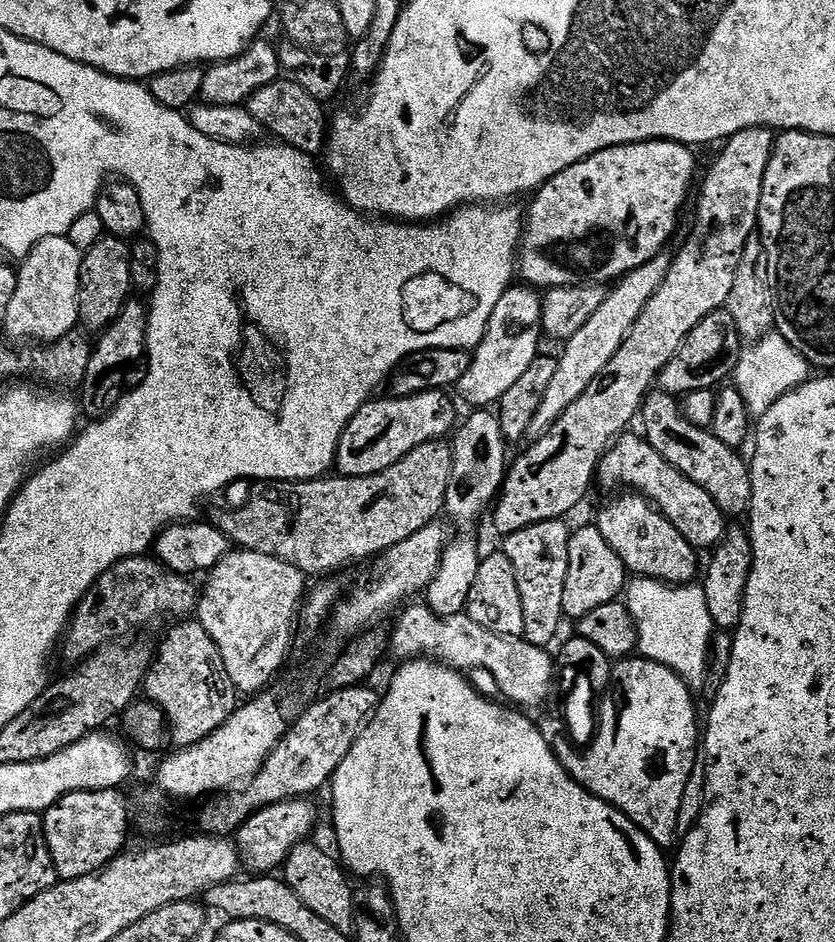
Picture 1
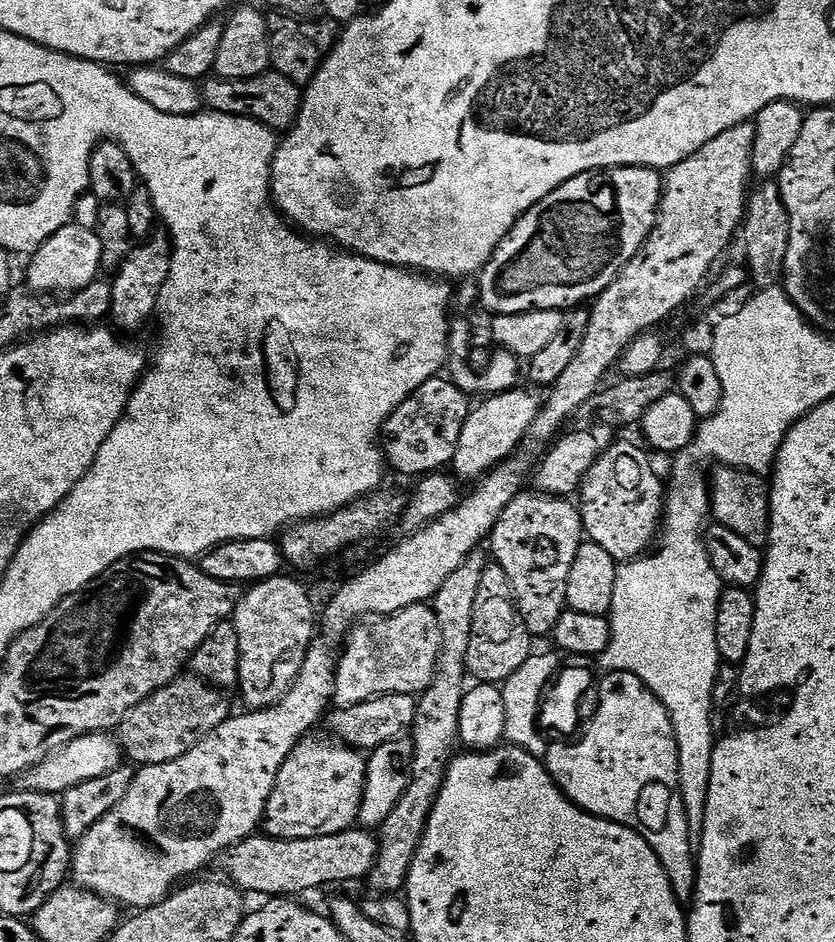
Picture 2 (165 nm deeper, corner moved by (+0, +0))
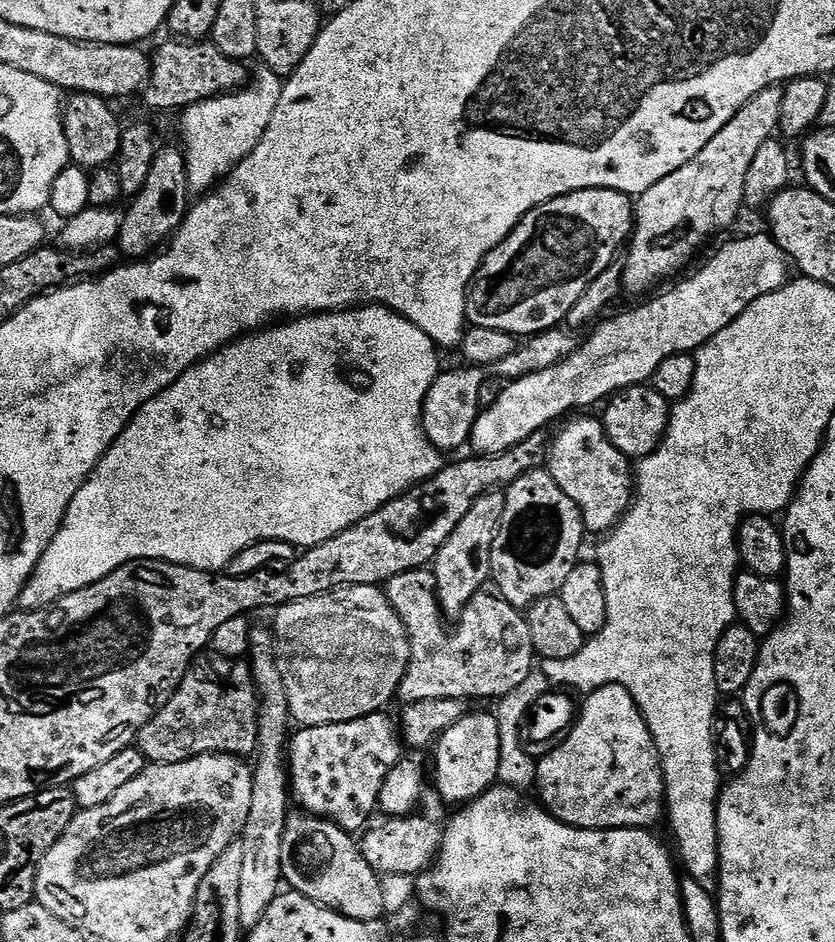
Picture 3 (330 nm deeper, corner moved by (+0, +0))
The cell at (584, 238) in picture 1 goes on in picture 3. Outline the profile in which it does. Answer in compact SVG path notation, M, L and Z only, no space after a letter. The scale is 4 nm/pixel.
M583 188L577 192L571 192L565 196L559 196L553 200L547 200L545 204L540 204L537 208L532 208L525 216L520 219L507 238L500 243L497 248L490 250L490 254L482 262L482 266L474 274L472 284L468 287L468 324L474 328L485 328L486 330L502 330L509 332L511 336L517 338L531 338L538 332L545 332L551 328L563 325L568 319L570 310L582 294L586 294L586 286L606 270L617 259L616 251L625 247L626 241L631 237L634 227L634 200L624 192L619 192L613 188Z

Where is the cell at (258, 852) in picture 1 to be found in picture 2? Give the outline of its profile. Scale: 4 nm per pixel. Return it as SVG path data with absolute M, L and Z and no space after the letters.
M304 738L289 754L288 760L278 770L274 790L264 806L262 819L263 835L279 840L297 840L298 838L318 838L326 834L347 832L357 823L360 803L363 800L366 760L357 749L340 742L327 744L324 740Z

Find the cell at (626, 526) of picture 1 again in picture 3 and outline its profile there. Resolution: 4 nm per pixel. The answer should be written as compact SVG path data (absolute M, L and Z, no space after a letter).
M592 414L573 415L567 421L569 424L557 436L551 437L546 470L554 478L554 482L558 482L558 486L562 486L562 490L569 496L570 502L574 502L578 506L578 510L584 519L585 529L589 533L607 534L619 524L624 513L632 507L634 464L633 461L622 454L622 450L618 450L618 446L614 446L614 442L610 442L610 438L604 429L603 419L596 417L595 420L594 417L588 415Z

